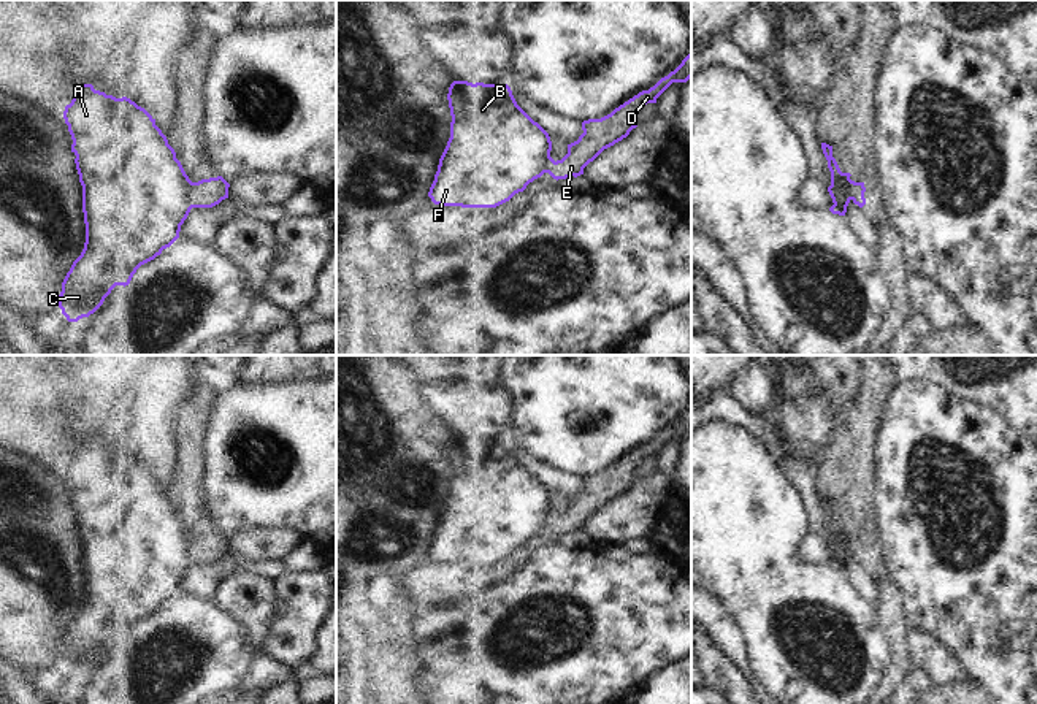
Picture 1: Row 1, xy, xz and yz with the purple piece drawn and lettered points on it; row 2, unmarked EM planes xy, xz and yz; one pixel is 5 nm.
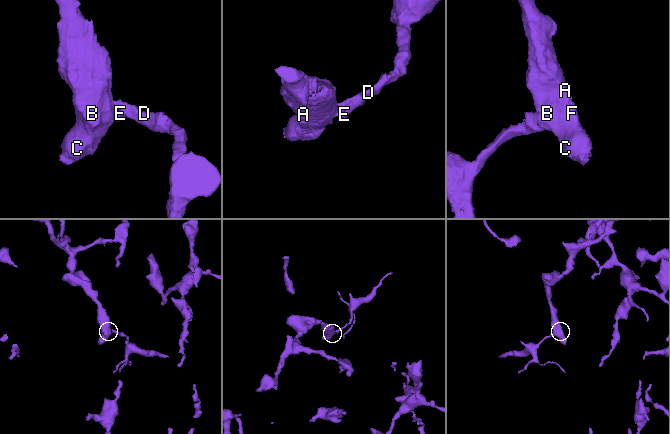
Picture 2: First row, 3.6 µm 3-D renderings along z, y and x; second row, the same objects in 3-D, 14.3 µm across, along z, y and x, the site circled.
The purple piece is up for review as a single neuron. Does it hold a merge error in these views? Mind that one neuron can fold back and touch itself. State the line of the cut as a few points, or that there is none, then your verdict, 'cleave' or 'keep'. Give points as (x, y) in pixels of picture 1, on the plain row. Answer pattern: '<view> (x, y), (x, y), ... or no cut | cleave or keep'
xy (192, 538), (197, 547), (192, 557), (194, 562) | cleave

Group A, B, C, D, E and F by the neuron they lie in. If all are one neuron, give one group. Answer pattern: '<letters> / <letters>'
A B C F / D E

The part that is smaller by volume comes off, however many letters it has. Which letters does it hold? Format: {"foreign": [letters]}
{"foreign": ["D", "E"]}

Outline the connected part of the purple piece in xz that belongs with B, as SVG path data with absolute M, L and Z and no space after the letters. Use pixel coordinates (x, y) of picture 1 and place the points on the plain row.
M453 436L447 455L450 493L428 547L434 560L496 563L549 528L555 518L549 488L517 460L507 439Z

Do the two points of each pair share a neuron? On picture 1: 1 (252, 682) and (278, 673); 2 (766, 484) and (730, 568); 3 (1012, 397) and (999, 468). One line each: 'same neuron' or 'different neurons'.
1: same neuron
2: same neuron
3: different neurons

